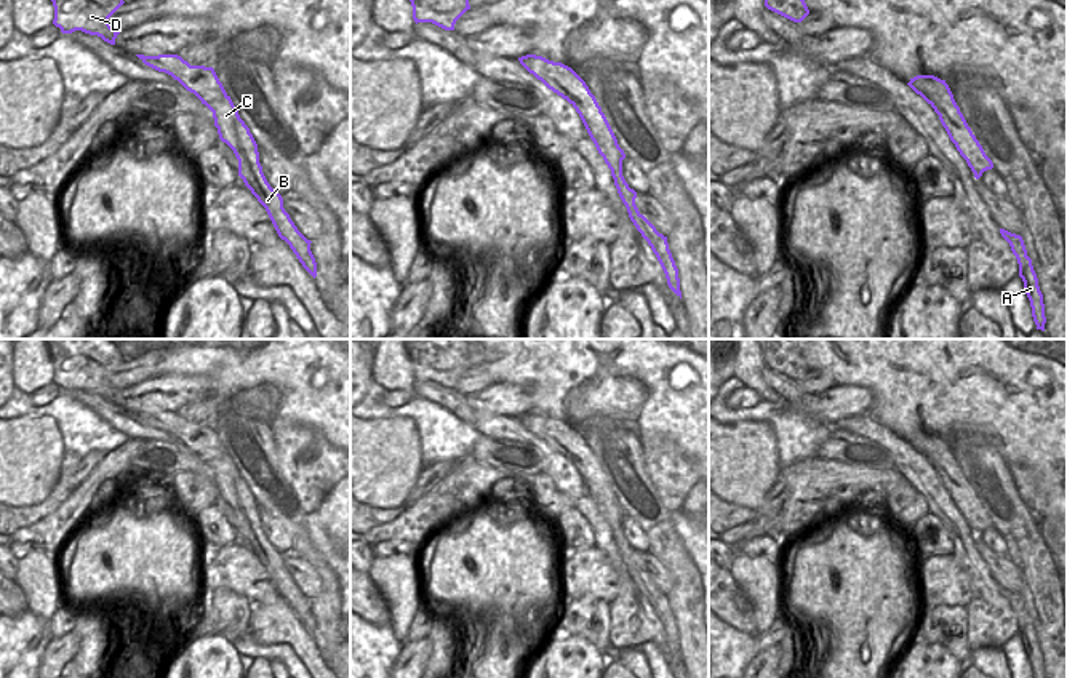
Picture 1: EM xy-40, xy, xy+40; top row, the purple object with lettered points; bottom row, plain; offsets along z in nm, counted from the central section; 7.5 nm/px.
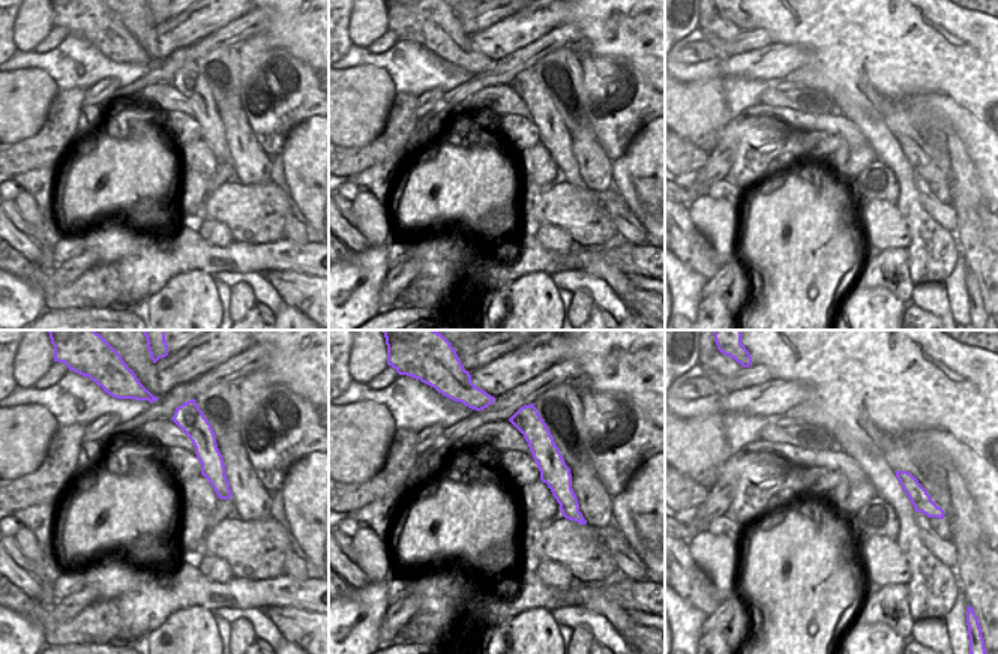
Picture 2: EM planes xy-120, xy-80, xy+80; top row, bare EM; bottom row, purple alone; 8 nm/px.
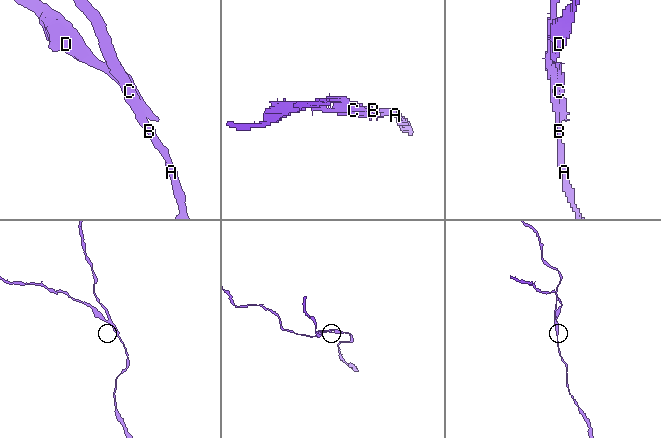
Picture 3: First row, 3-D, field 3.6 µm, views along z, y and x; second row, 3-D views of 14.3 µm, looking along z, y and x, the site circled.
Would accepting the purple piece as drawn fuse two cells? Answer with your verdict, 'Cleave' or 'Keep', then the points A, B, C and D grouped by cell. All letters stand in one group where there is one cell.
Cleave. Groups: A B C / D.

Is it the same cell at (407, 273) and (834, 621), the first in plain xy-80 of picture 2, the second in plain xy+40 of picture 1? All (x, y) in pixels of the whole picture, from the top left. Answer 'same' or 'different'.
different

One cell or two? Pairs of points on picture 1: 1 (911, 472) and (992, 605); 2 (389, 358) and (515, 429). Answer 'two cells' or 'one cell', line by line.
1: one cell
2: two cells

